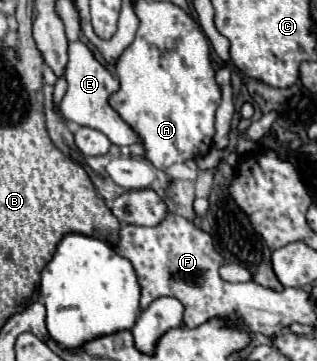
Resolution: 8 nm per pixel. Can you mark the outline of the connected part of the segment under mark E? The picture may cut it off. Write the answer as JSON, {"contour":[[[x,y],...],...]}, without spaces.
{"contour":[[[70,42],[68,46],[68,64],[66,64],[66,80],[68,80],[68,90],[60,102],[60,112],[66,116],[66,120],[76,122],[86,128],[100,130],[102,134],[108,136],[108,140],[114,146],[130,146],[140,142],[138,134],[118,116],[118,112],[108,104],[110,94],[118,90],[118,82],[114,76],[94,58],[90,48],[86,44]]]}

